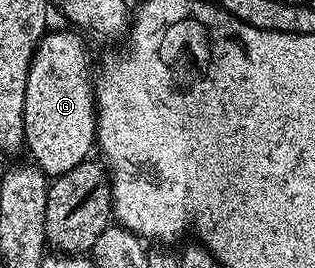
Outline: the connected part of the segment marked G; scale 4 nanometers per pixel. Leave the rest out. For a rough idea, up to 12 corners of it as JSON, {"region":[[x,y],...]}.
{"region":[[50,30],[30,60],[24,148],[48,178],[96,142],[90,56]]}

